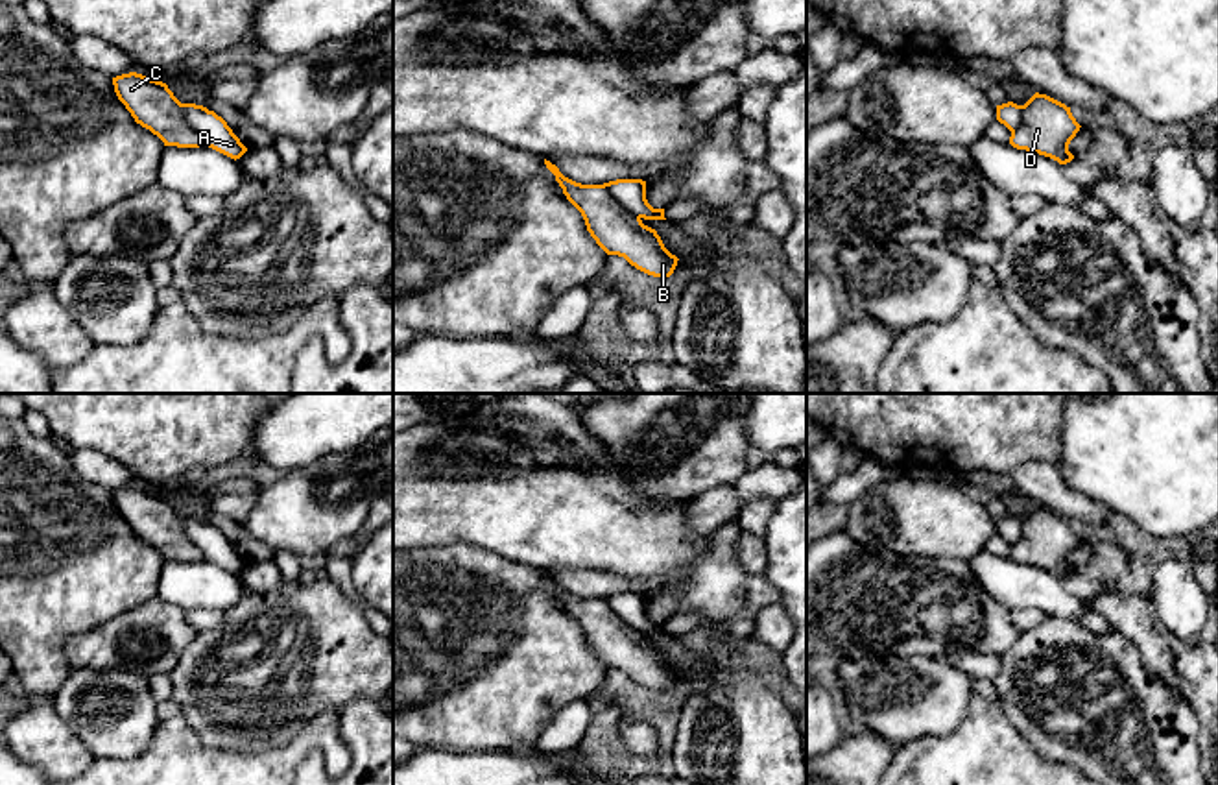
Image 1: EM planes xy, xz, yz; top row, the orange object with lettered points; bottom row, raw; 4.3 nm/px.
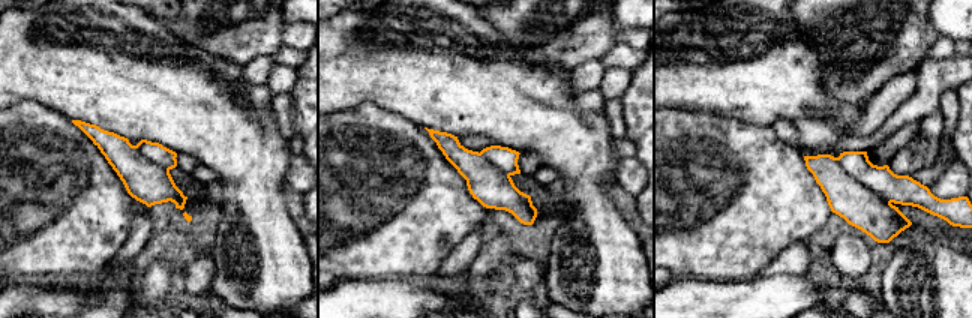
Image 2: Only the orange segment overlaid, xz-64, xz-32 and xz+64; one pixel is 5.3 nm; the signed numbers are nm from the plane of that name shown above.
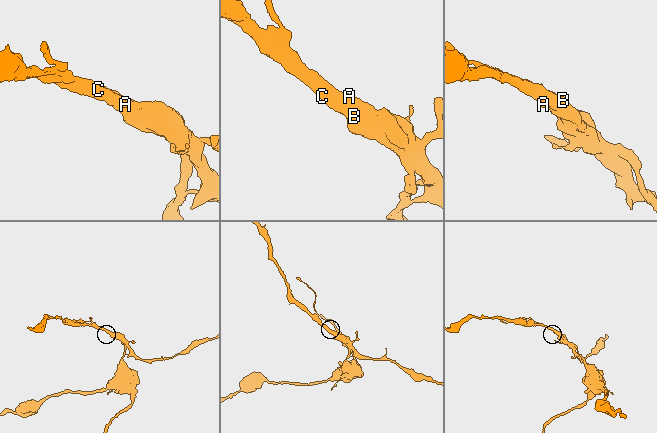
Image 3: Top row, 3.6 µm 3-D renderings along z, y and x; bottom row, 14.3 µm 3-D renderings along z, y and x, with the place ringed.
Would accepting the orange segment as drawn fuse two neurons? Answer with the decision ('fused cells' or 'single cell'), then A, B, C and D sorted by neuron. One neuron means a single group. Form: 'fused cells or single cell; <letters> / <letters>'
fused cells; A / B C D

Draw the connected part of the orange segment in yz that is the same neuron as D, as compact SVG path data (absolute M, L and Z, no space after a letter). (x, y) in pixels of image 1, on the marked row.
M1035 92L1021 105L1022 120L1011 131L1009 144L1017 150L1033 151L1067 164L1074 159L1069 151L1070 140L1080 131L1080 124L1065 103Z

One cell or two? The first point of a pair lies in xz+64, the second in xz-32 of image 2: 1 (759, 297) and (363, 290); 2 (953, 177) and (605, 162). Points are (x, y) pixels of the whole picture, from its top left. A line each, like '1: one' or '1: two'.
1: one
2: two

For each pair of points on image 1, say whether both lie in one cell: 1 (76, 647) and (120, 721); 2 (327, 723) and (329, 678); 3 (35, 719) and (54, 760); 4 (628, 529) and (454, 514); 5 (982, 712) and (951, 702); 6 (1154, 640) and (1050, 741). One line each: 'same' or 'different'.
1: different
2: different
3: same
4: same
5: different
6: different

